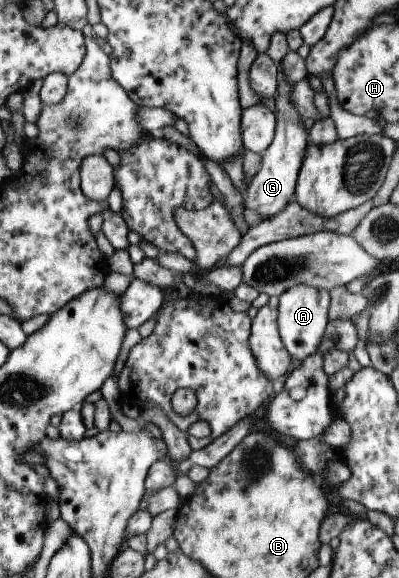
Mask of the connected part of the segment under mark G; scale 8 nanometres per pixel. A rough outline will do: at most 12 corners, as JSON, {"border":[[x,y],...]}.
{"border":[[279,69],[274,136],[242,206],[262,219],[293,199],[308,123]]}

